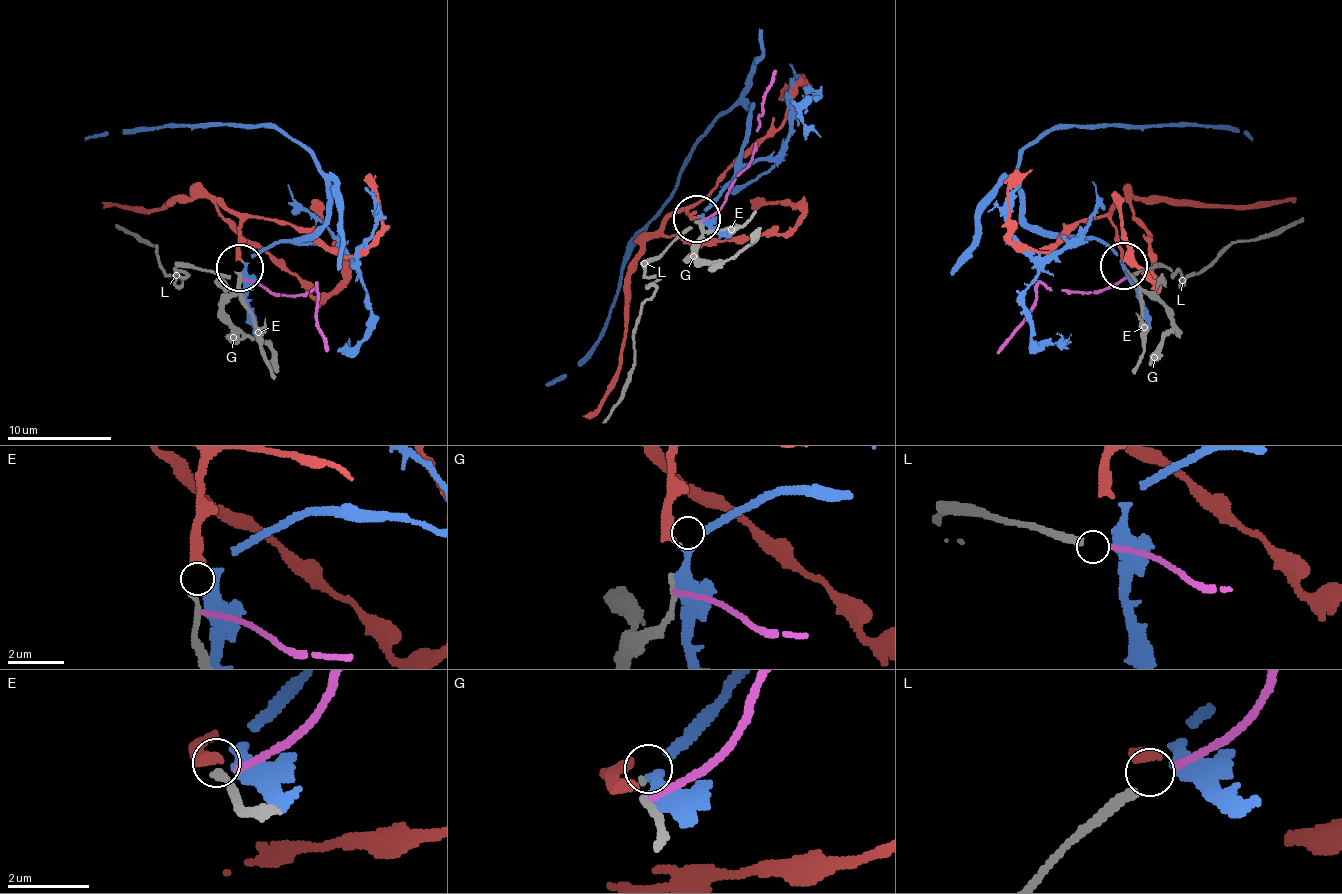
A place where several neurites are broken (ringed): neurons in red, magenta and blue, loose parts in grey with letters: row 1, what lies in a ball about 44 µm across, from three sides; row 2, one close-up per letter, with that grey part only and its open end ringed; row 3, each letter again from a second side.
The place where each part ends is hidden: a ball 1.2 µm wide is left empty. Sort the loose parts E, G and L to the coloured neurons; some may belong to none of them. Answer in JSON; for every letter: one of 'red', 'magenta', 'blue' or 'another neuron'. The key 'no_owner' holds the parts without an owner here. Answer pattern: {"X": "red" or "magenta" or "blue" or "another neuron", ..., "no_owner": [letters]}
{"E": "red", "G": "another neuron", "L": "magenta", "no_owner": ["G"]}

